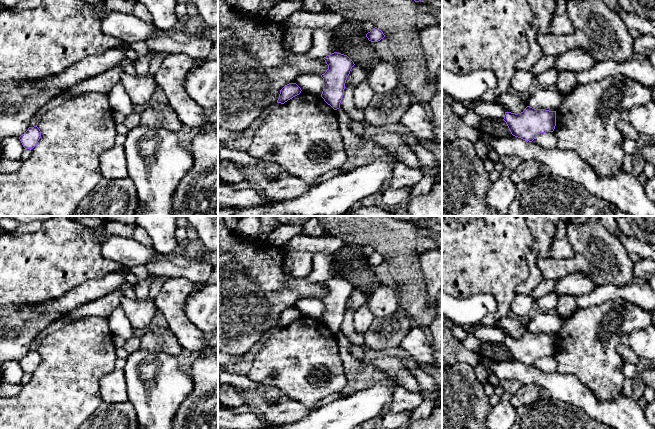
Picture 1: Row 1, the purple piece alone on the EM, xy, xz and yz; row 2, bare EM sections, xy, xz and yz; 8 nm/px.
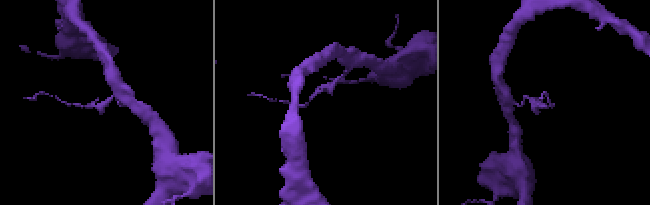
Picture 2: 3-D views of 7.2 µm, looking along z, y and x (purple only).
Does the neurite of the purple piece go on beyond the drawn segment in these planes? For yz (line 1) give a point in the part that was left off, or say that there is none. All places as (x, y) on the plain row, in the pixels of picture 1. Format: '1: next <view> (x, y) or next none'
1: next none

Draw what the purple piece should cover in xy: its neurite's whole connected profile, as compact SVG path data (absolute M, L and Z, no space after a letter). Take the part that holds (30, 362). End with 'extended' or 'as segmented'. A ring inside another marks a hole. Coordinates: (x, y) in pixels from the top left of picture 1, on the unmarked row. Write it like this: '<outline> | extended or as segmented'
M37 350L29 351L19 363L25 373L33 373L41 361L41 355Z | as segmented

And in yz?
M527 330L518 338L505 336L503 344L513 360L532 366L538 358L554 355L556 335Z | as segmented

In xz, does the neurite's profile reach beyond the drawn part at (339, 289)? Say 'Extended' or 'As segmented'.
As segmented

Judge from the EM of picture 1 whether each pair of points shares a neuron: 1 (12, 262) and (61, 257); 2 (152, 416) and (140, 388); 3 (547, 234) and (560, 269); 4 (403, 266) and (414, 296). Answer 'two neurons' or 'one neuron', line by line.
1: one neuron
2: one neuron
3: two neurons
4: one neuron

